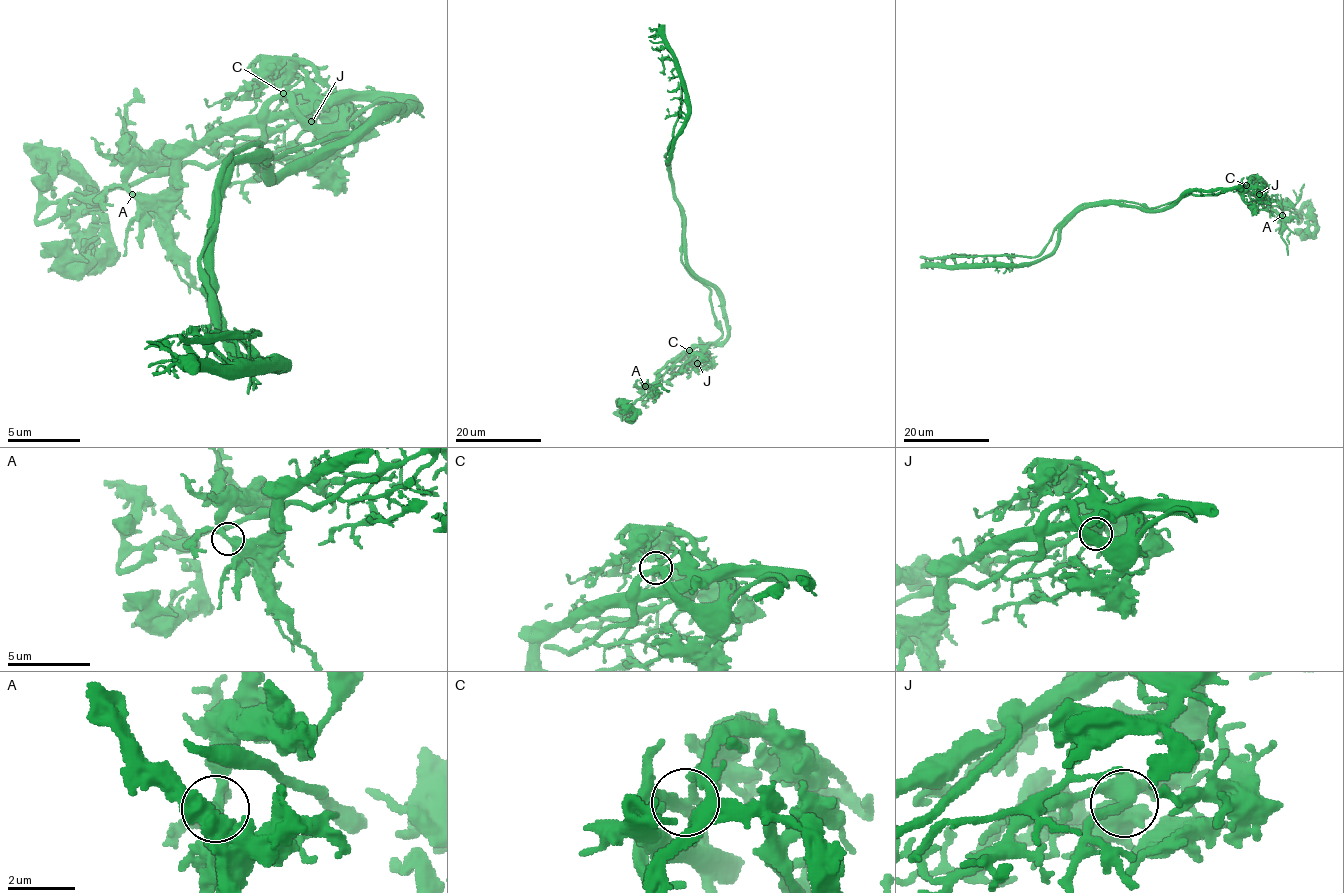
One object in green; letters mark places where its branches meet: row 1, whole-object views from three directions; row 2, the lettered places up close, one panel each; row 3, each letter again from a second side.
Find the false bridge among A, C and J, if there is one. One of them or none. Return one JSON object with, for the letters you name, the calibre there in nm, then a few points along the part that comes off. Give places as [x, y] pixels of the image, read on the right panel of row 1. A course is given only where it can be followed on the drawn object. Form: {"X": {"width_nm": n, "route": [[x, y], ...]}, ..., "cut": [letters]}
{"C": {"width_nm": 300, "route": [[1246, 185], [1241, 195], [1235, 187], [1154, 207], [1105, 200], [1080, 204], [1034, 257], [920, 256]]}, "cut": ["C"]}

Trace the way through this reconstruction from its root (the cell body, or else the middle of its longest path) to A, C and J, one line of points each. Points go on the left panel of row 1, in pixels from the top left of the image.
A: (286, 172), (326, 139), (395, 107), (337, 99), (234, 118), (180, 161), (165, 191), (132, 194)
C: (286, 172), (326, 139), (370, 125), (395, 107), (388, 99), (308, 99), (282, 92)
J: (286, 172), (326, 139), (370, 125), (395, 107), (388, 99), (344, 107), (329, 99), (311, 121)

